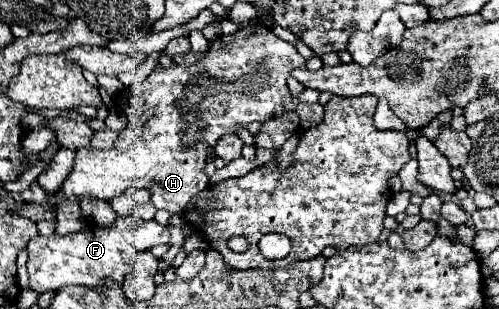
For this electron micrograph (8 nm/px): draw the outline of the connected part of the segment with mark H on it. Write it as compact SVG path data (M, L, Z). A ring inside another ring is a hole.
M256 24L240 28L232 36L218 36L210 42L206 56L190 67L173 64L163 69L158 65L141 84L124 90L118 104L128 124L114 146L110 150L78 148L74 168L58 196L48 196L48 202L42 204L28 200L16 214L32 222L56 220L60 200L112 200L136 188L150 190L150 200L158 210L180 214L190 198L208 186L210 178L204 172L208 148L236 126L266 122L274 116L276 106L290 104L292 94L286 80L294 68L304 64L306 60L292 44L280 40L268 26Z

